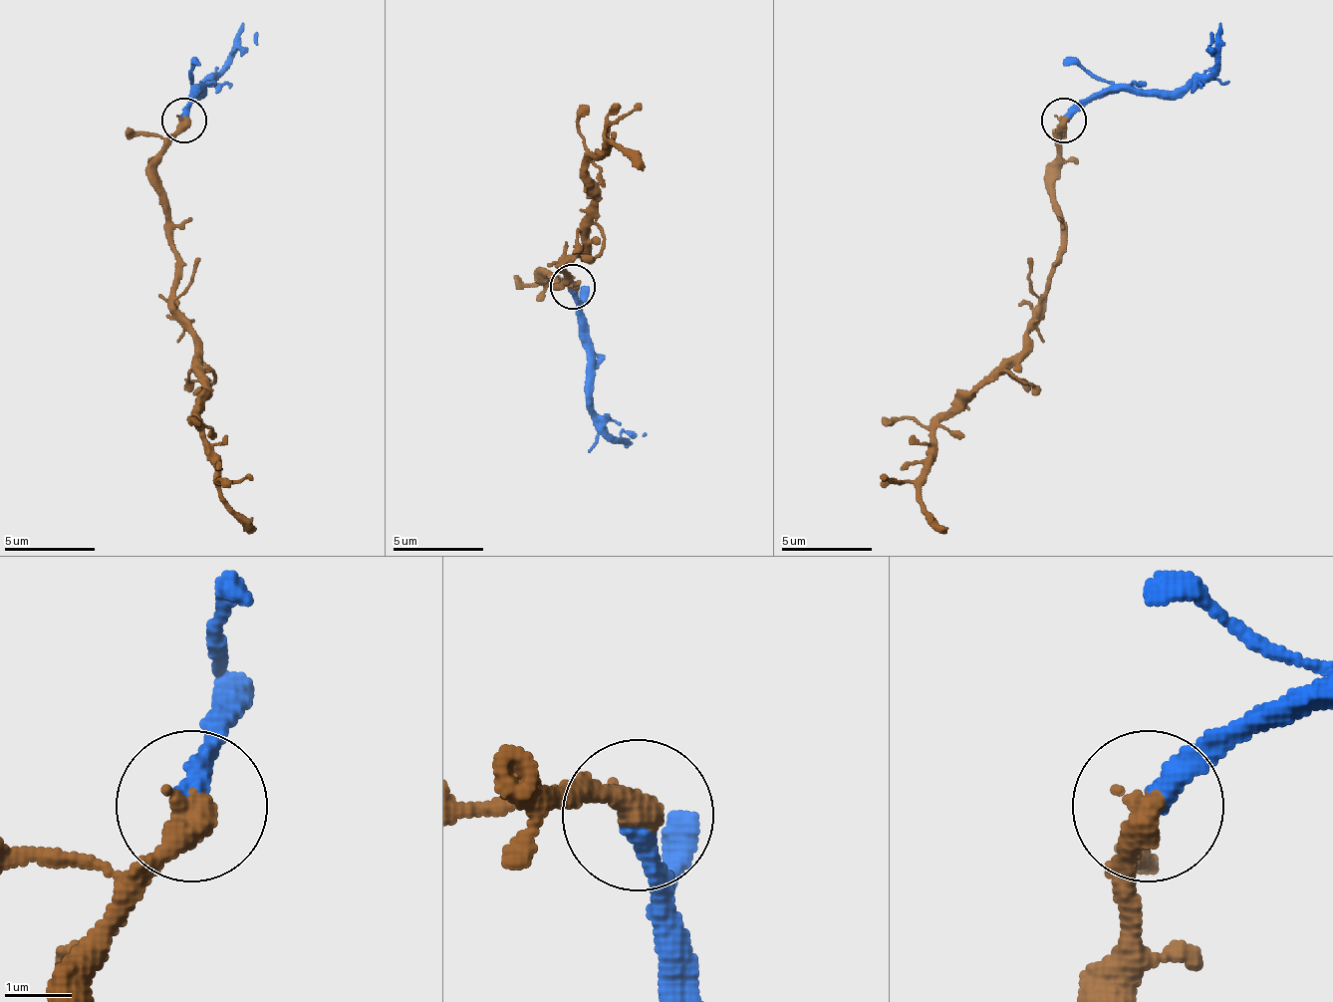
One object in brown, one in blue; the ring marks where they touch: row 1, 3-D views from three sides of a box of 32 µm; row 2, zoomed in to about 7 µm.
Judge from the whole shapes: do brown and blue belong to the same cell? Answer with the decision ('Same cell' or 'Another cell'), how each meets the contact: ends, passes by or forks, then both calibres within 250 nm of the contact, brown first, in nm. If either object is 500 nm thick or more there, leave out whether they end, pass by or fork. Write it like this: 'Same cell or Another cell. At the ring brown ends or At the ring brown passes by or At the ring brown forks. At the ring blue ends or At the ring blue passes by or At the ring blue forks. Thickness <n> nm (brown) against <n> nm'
Same cell. At the ring brown ends. At the ring blue ends. Thickness 480 nm (brown) against 360 nm

